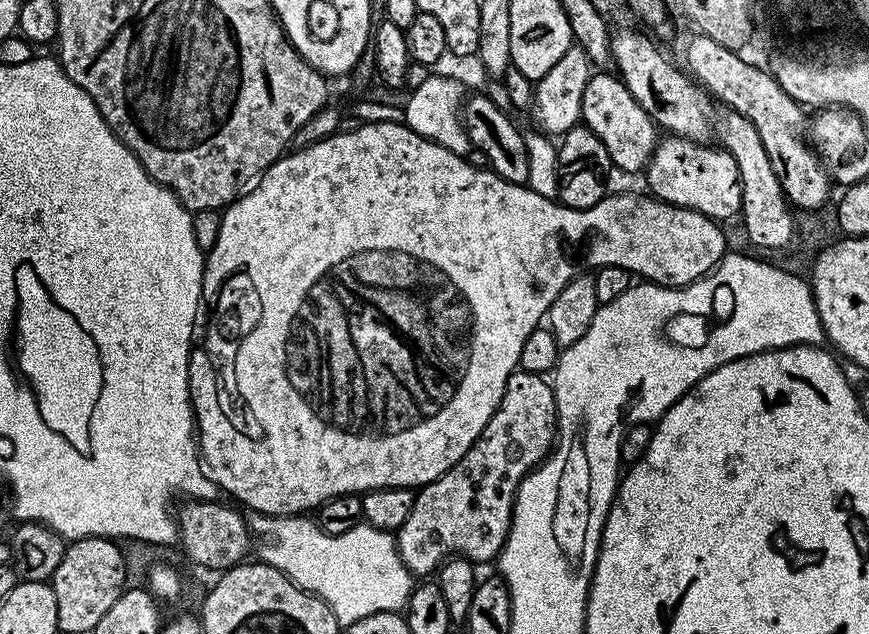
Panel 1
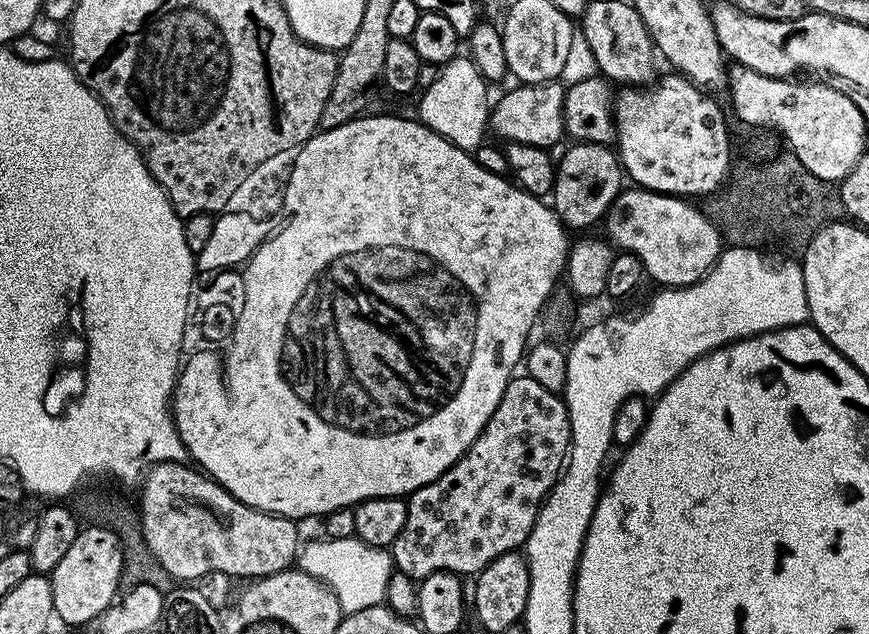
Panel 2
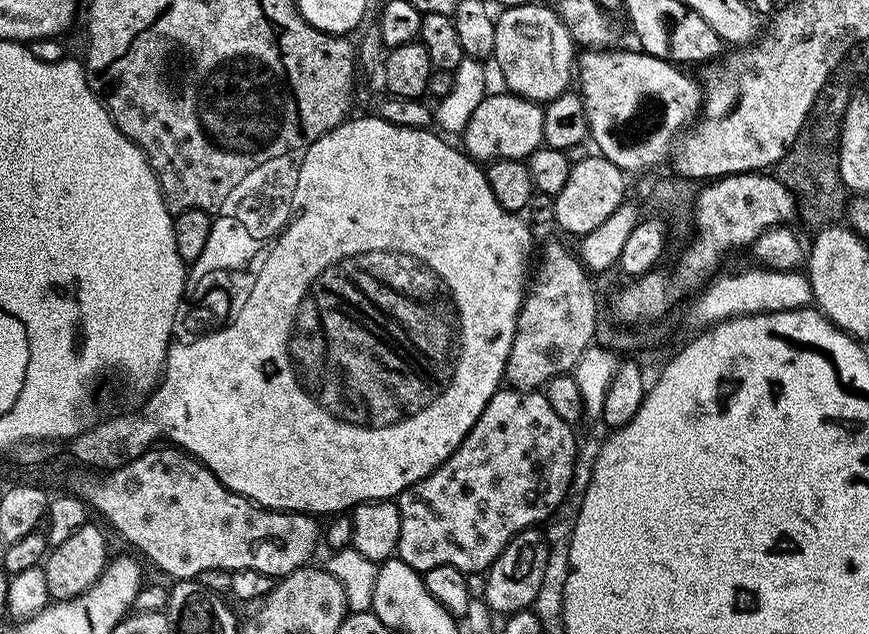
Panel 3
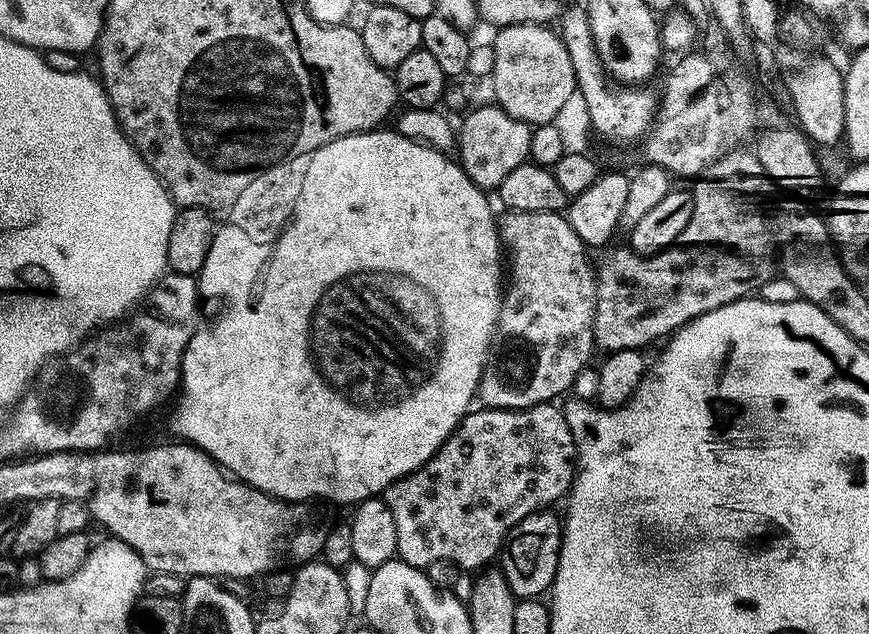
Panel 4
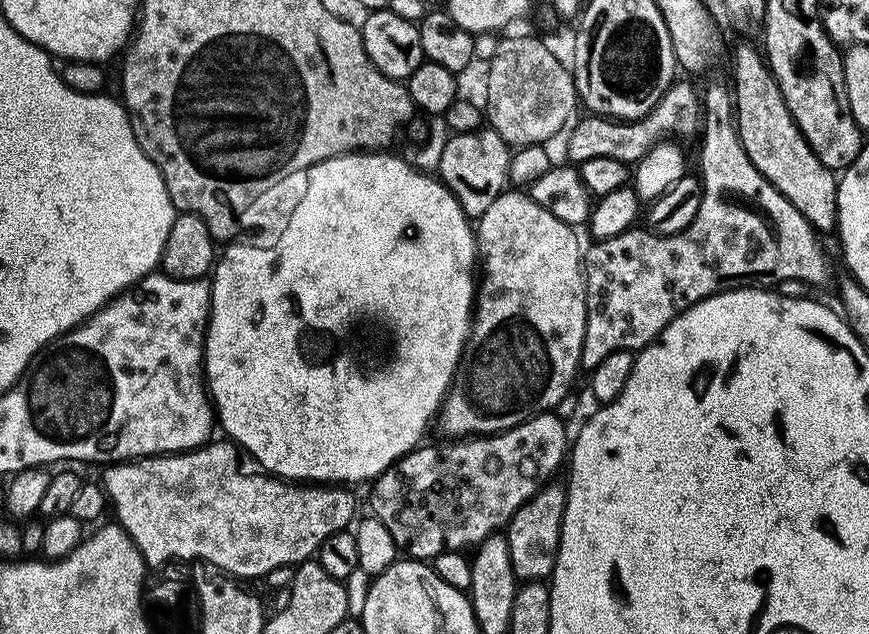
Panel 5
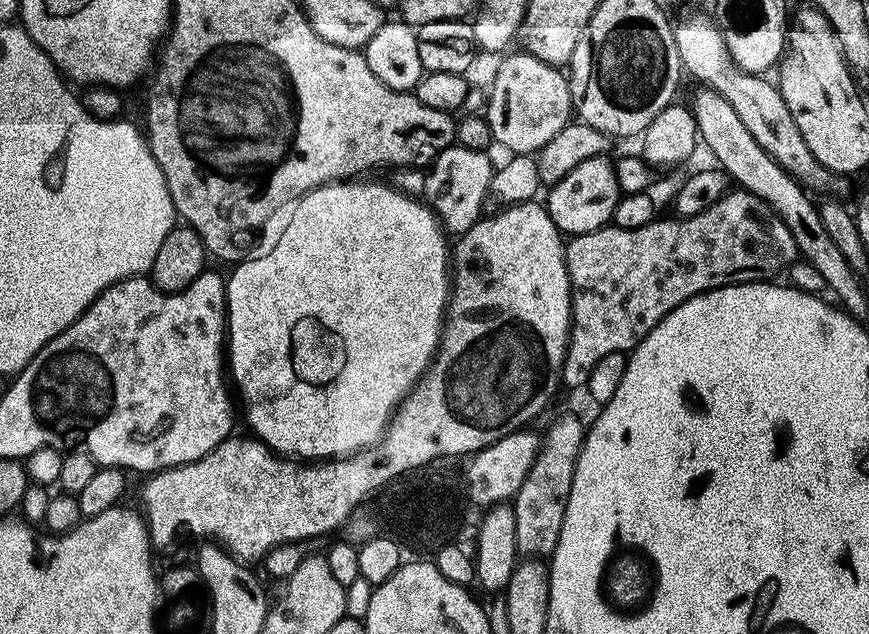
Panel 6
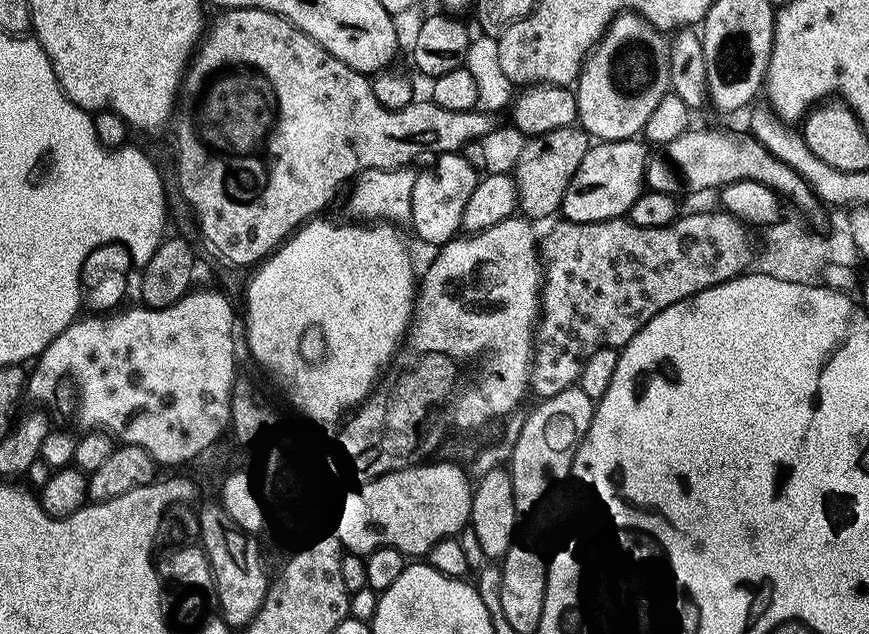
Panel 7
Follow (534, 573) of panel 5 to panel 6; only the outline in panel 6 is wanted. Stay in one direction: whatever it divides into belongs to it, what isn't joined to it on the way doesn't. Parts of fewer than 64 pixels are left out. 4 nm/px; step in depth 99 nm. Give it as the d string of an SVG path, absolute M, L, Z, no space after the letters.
M560 416L542 436L542 447L534 458L534 466L530 466L530 474L526 474L526 482L517 490L512 509L516 523L516 551L524 558L548 558L556 549L558 534L562 530L562 522L566 514L566 502L570 498L570 486L574 482L574 470L580 457L580 447L584 444L586 424L576 416Z

